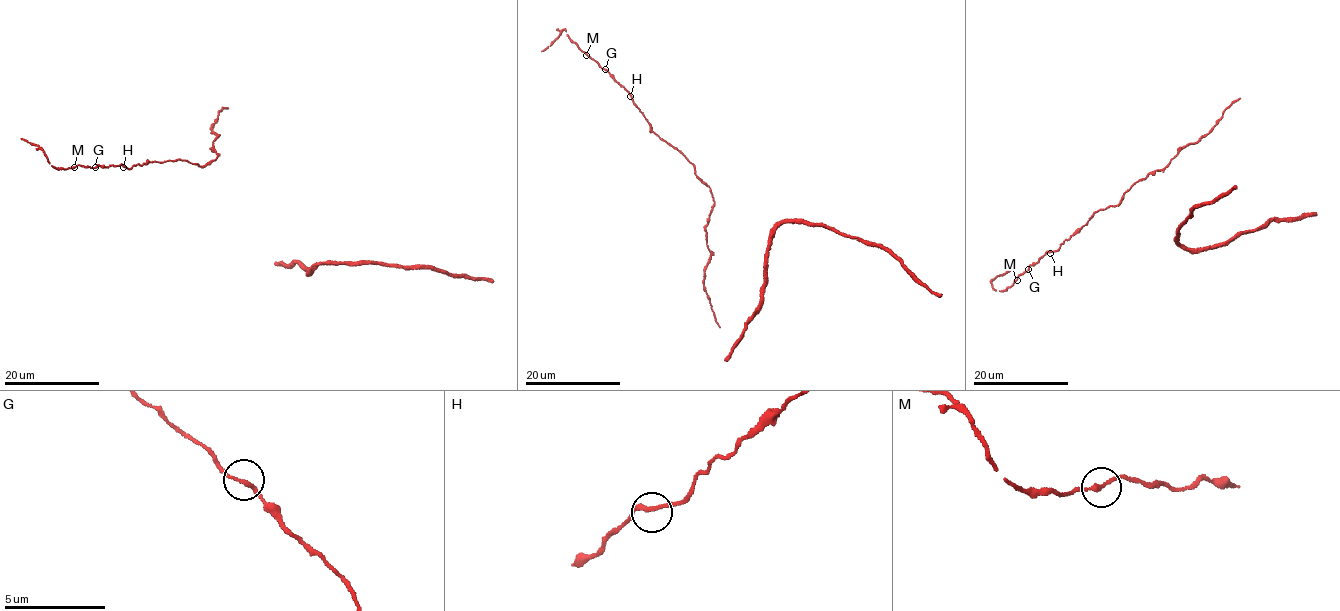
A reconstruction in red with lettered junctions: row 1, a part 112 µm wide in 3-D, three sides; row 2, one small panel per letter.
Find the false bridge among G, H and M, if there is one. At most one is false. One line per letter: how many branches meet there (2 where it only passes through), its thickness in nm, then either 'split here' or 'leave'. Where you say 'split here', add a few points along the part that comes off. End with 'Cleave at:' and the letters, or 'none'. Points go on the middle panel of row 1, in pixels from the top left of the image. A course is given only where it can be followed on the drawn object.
G: 2 branches meet; 180 nm thick; leave
H: 2 branches meet; 180 nm thick; leave
M: 2 branches meet; 180 nm thick; leave
Cleave at: none

